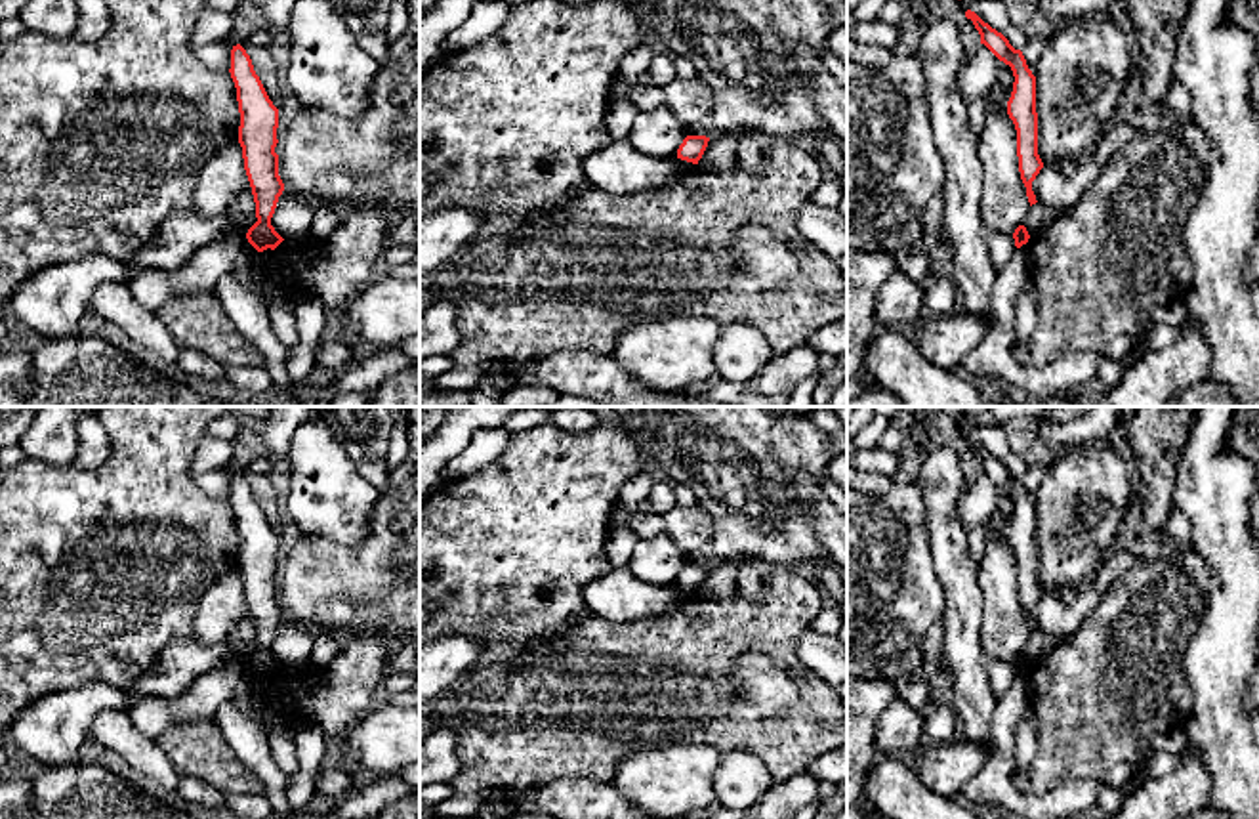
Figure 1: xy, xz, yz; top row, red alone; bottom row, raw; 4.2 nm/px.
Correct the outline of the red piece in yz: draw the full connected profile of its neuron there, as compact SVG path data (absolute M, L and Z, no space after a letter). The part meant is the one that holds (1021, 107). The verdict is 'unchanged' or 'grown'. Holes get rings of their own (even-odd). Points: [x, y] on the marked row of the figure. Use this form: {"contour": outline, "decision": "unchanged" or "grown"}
{"contour": "M967 10L965 17L973 21L984 44L1000 61L1011 67L1015 82L1007 101L1007 115L1017 130L1017 157L1021 179L1026 187L1030 206L1036 204L1032 181L1043 168L1038 155L1038 113L1036 113L1036 76L1026 65L1021 50L1015 50L1009 40L984 23L975 11Z", "decision": "unchanged"}

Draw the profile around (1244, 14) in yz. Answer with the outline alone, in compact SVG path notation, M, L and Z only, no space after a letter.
M1230 0L1230 21L1249 32L1259 53L1259 0Z

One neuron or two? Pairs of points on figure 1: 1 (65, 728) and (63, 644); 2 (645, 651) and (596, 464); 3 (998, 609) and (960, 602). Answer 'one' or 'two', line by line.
1: two
2: two
3: two

